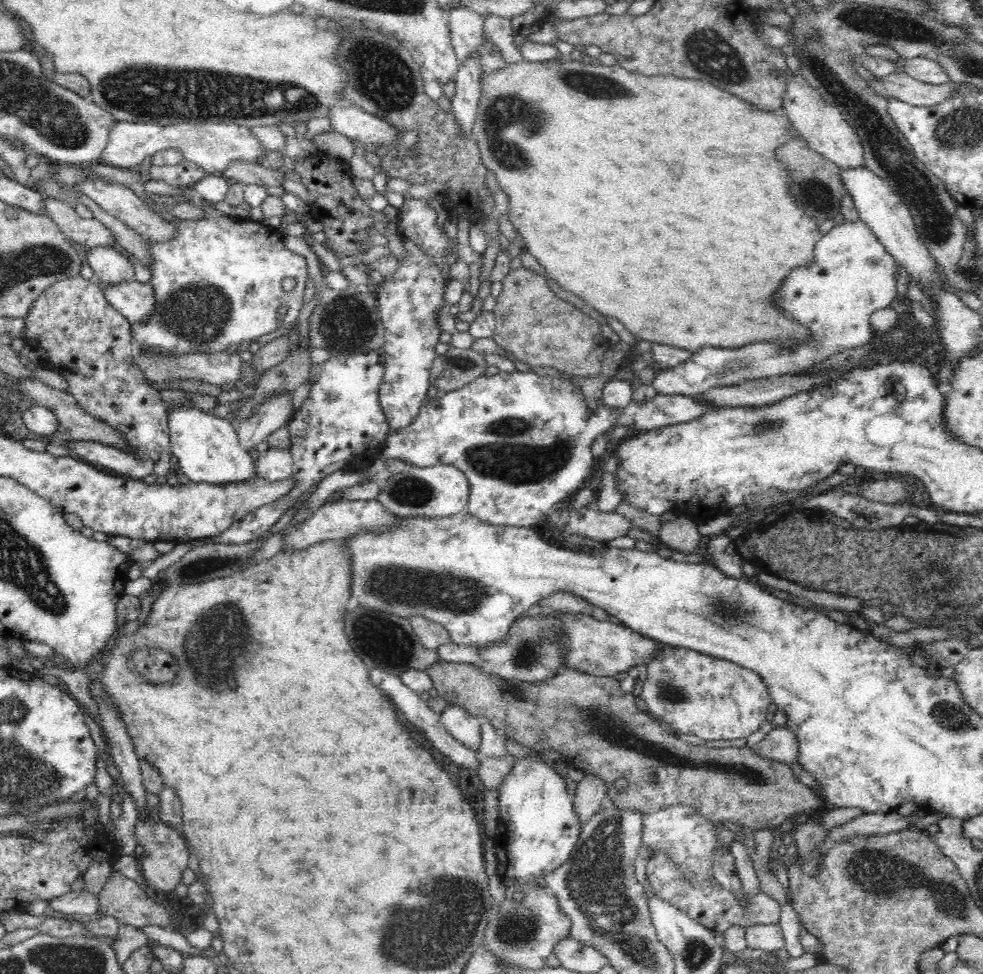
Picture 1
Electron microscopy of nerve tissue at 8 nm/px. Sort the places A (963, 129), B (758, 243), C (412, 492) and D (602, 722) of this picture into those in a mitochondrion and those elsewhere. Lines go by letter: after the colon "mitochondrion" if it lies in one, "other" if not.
A: mitochondrion
B: other
C: mitochondrion
D: mitochondrion

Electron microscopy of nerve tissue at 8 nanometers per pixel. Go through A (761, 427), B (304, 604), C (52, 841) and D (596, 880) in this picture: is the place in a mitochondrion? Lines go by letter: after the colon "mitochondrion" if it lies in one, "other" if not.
A: mitochondrion
B: other
C: other
D: mitochondrion

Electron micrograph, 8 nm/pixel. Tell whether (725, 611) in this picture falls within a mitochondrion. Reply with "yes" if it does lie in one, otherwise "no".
yes

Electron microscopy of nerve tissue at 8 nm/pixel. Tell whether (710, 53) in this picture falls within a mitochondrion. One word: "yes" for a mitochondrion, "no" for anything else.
yes

